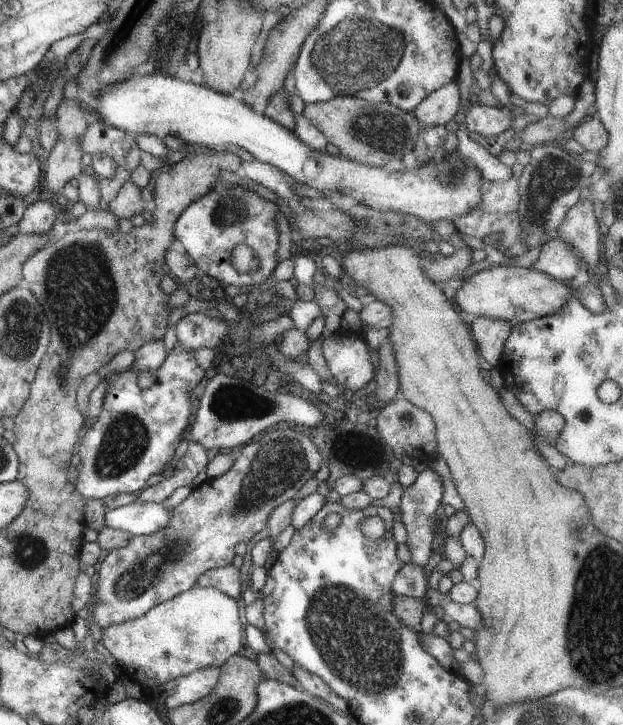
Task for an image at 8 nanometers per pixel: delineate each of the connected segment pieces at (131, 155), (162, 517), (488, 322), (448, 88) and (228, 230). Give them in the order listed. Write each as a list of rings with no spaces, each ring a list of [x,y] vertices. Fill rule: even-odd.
[[[92,119],[88,130],[84,130],[80,146],[83,154],[88,152],[94,156],[96,152],[106,152],[117,166],[130,172],[141,164],[141,148],[129,139],[126,132],[98,120]]]
[[[130,503],[110,509],[105,516],[105,526],[132,535],[157,534],[170,522],[170,506],[163,503]]]
[[[488,316],[471,318],[469,323],[473,340],[482,358],[493,367],[497,366],[504,343],[510,336],[514,323]]]
[[[455,79],[444,87],[432,91],[430,96],[416,106],[413,113],[422,126],[438,126],[448,124],[458,110],[460,110],[460,88]]]
[[[252,180],[243,181],[243,186],[238,187],[227,183],[226,188],[214,186],[214,190],[210,190],[208,194],[194,200],[182,210],[173,230],[177,246],[195,263],[204,279],[212,277],[220,280],[232,291],[241,286],[266,285],[265,280],[269,278],[278,263],[276,250],[279,232],[276,228],[275,214],[280,208],[276,202],[267,202],[249,192],[247,188],[256,184]],[[240,244],[246,244],[256,252],[256,258],[260,262],[256,272],[241,274],[234,270],[232,252]]]

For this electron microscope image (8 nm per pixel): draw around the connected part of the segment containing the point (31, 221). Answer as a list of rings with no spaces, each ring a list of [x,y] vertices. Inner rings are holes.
[[[33,198],[17,225],[22,234],[44,234],[50,232],[55,222],[56,214],[49,198]]]

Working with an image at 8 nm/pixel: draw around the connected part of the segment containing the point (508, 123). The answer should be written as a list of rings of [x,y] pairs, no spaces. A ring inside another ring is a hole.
[[[469,101],[466,104],[467,130],[482,136],[498,136],[512,127],[512,116],[506,109],[486,107]]]

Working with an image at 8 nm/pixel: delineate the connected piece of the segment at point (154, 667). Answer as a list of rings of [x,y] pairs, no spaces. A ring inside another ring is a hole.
[[[197,582],[192,588],[181,592],[170,600],[153,606],[140,618],[126,620],[122,624],[112,624],[102,631],[102,643],[113,656],[122,674],[138,682],[145,691],[163,685],[175,678],[186,676],[204,668],[219,668],[230,656],[238,655],[242,646],[242,622],[240,621],[240,602],[222,594],[212,587],[201,587]]]

